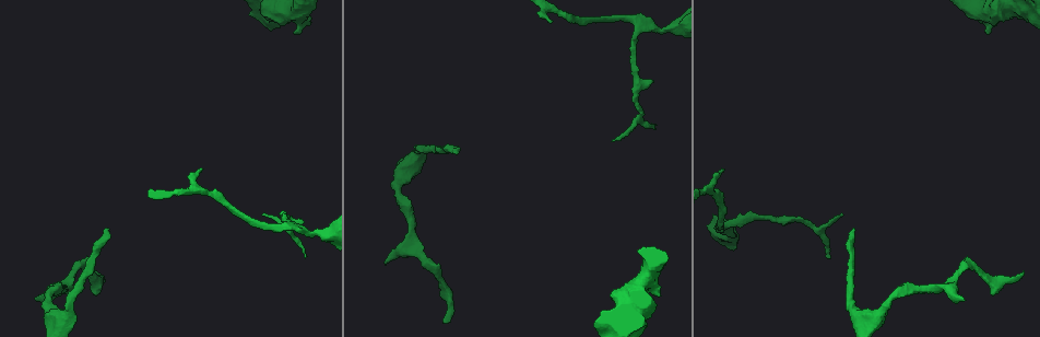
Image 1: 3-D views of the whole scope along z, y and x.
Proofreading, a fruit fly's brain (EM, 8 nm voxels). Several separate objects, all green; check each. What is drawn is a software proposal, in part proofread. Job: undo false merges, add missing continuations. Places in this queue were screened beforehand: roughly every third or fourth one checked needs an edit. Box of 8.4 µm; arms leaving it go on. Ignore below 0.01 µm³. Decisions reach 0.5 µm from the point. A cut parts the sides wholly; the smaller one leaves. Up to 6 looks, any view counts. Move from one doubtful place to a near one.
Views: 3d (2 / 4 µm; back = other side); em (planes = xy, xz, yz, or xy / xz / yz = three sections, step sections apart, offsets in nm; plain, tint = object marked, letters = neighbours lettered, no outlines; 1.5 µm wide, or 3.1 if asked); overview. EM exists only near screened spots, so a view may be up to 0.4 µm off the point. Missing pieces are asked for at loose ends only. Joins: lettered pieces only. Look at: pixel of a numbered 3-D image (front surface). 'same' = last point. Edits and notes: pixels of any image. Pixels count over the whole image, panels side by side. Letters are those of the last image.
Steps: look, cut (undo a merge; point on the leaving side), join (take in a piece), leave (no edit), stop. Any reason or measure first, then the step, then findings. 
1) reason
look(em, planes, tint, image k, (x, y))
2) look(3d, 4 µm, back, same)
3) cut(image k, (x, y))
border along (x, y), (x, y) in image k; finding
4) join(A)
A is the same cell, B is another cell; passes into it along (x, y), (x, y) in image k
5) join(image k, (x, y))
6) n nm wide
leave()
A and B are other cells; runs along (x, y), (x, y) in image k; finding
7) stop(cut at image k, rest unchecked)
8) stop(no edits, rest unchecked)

three-way junction
look(3d, 4 µm, image 1, (729, 227))

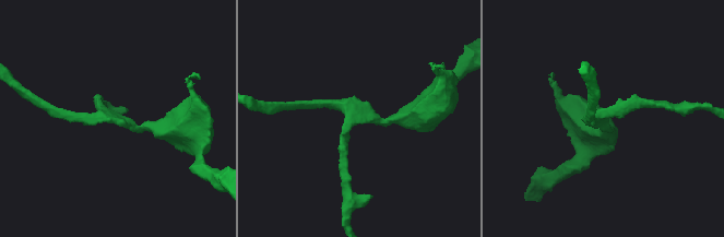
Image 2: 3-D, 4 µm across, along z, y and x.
3 arms; arms of 160, 190, 340 nm
look(em, yz, step 4, letters, image 2, (124, 118))

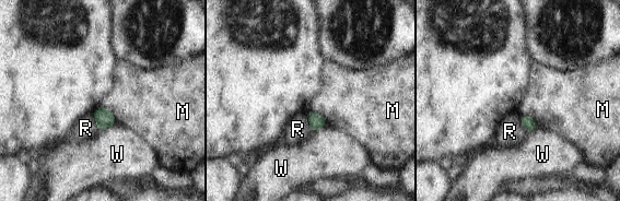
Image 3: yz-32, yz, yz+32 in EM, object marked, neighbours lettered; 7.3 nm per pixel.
look(em, planes, letters, same)

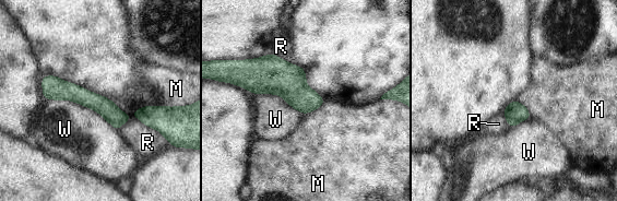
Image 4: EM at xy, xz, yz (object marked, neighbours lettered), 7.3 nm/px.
140 nm wide
leave()
M, R and W are other cells; runs along (44, 81), (115, 116), (161, 111) in image 4; one neuron here

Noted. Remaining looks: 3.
tapers out
look(3d, 2 µm, back, image 1, (306, 255))

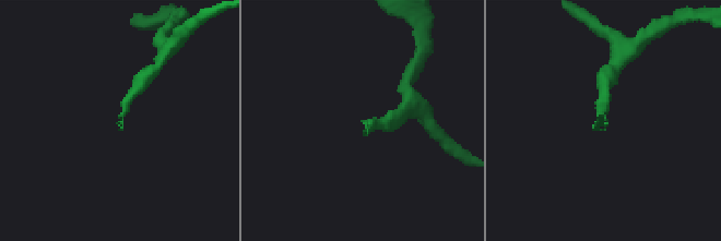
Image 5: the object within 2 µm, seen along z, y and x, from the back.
look(em, planes, letters, image 5, (603, 129))

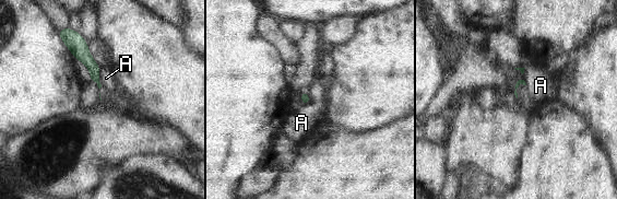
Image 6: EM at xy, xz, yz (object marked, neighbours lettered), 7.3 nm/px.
leave()
A is another cell; border along (306, 92), (309, 102), (304, 105) in image 6; none of them fits

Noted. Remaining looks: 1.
stop(no edits, rest unchecked)

